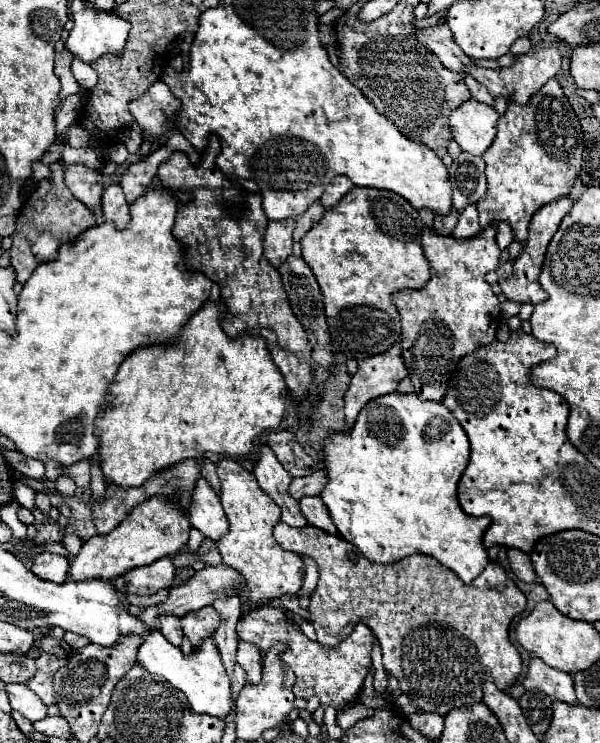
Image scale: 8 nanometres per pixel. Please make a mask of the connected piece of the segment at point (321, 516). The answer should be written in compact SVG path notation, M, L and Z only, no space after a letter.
M307 496L307 498L301 498L299 500L299 506L303 510L303 516L307 518L307 522L311 526L317 526L325 532L331 532L331 534L337 534L337 528L331 524L331 516L327 512L327 508L323 506L321 498L319 496Z

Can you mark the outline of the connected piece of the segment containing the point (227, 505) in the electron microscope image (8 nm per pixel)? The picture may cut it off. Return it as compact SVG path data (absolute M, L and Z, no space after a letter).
M219 460L217 474L221 478L221 504L229 518L229 532L217 540L217 548L223 556L223 564L239 570L247 582L241 590L243 612L247 612L249 604L263 606L271 598L297 594L305 578L305 564L299 554L283 550L273 538L271 530L281 518L279 506L275 506L275 502L259 490L259 482L255 482L253 472L245 470L235 460Z

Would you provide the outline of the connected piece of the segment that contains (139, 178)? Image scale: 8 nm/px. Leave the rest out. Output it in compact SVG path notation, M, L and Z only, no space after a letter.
M163 144L161 148L151 152L145 160L127 166L125 174L121 176L121 188L123 188L123 194L129 204L133 204L139 196L145 194L153 176L157 174L157 166L161 162L165 162L171 156L171 152L173 152L171 144Z

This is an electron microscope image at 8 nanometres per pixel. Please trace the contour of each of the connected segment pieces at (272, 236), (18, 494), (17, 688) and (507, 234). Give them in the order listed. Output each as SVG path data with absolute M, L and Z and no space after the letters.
M285 218L283 222L275 222L275 220L269 222L263 246L265 246L265 256L273 266L279 266L291 254L293 228L295 228L293 218Z
M15 482L15 498L21 506L33 510L35 508L35 502L33 502L33 496L29 494L29 486L23 486L21 482Z
M7 684L5 686L7 694L9 694L9 702L11 708L21 712L25 718L29 718L31 722L41 720L47 716L47 706L39 700L39 696L29 690L25 684Z
M499 222L499 224L497 224L497 244L499 244L499 248L501 248L501 250L507 248L507 246L511 244L511 240L513 240L511 226L509 226L507 222Z

